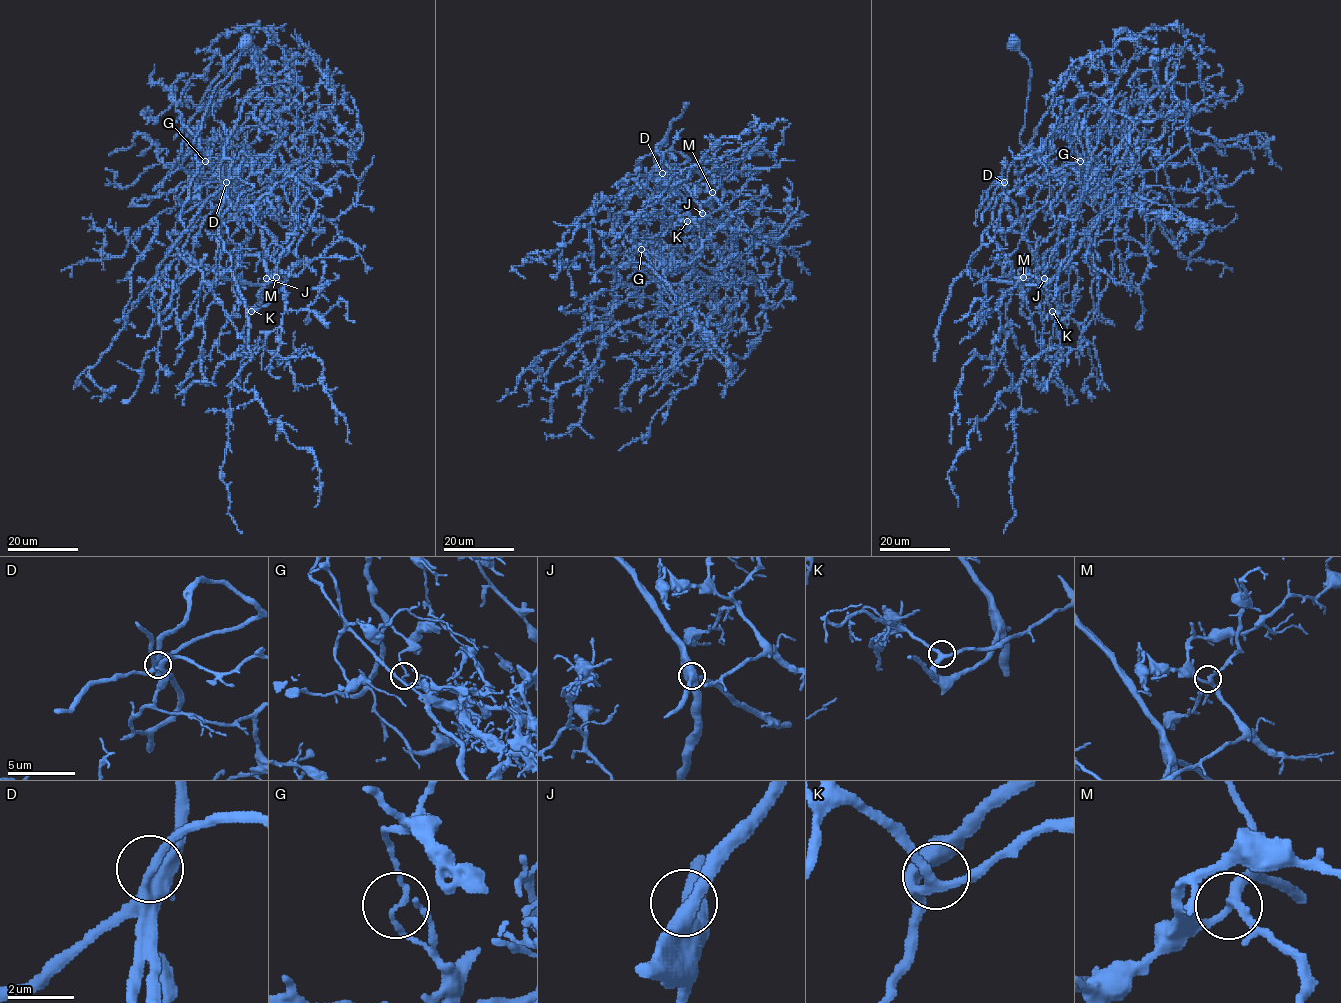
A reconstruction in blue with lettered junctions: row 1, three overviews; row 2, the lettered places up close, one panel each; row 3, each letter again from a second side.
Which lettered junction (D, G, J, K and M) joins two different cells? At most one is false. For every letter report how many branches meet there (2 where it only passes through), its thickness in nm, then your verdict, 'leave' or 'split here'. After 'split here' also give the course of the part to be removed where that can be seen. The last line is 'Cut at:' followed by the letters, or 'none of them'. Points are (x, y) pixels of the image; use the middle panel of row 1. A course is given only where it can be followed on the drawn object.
D: branches 2; calibre 280 nm; leave
G: branches 2; calibre 130 nm; split here; course (641, 249), (617, 223), (628, 200), (629, 190), (669, 199), (683, 182)
J: branches 2; calibre 480 nm; leave
K: branches 3; calibre 260 nm; leave
M: branches 3; calibre 240 nm; leave
Cut at: G

